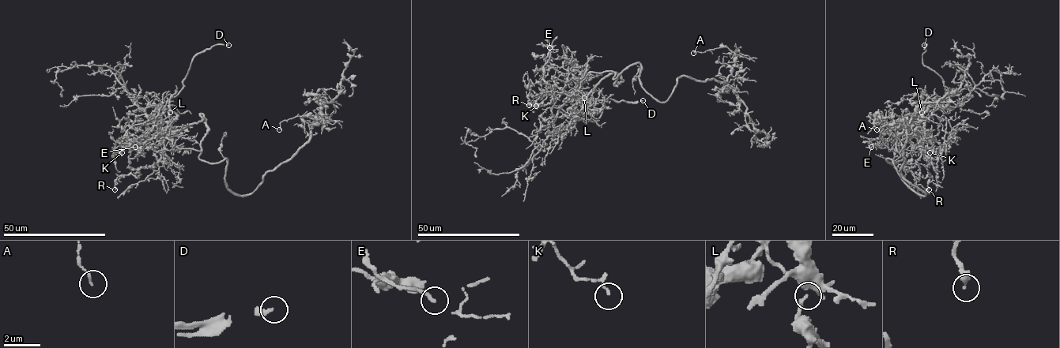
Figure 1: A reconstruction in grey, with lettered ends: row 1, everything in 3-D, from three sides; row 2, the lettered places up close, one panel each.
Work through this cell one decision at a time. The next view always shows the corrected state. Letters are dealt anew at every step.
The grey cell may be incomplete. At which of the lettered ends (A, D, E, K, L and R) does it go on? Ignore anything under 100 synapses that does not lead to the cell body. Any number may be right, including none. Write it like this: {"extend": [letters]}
{"extend": ["D"]}

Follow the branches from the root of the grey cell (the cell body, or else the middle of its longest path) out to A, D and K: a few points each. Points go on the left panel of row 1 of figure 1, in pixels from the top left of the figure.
A: (220, 162), (227, 160), (226, 186), (250, 194), (309, 140), (320, 117), (296, 116), (279, 129)
D: (220, 162), (205, 162), (200, 151), (177, 147), (159, 132), (152, 116), (181, 90), (196, 55), (228, 45)
K: (220, 162), (205, 162), (200, 151), (178, 148), (153, 124), (136, 121), (115, 143), (113, 153), (122, 152)

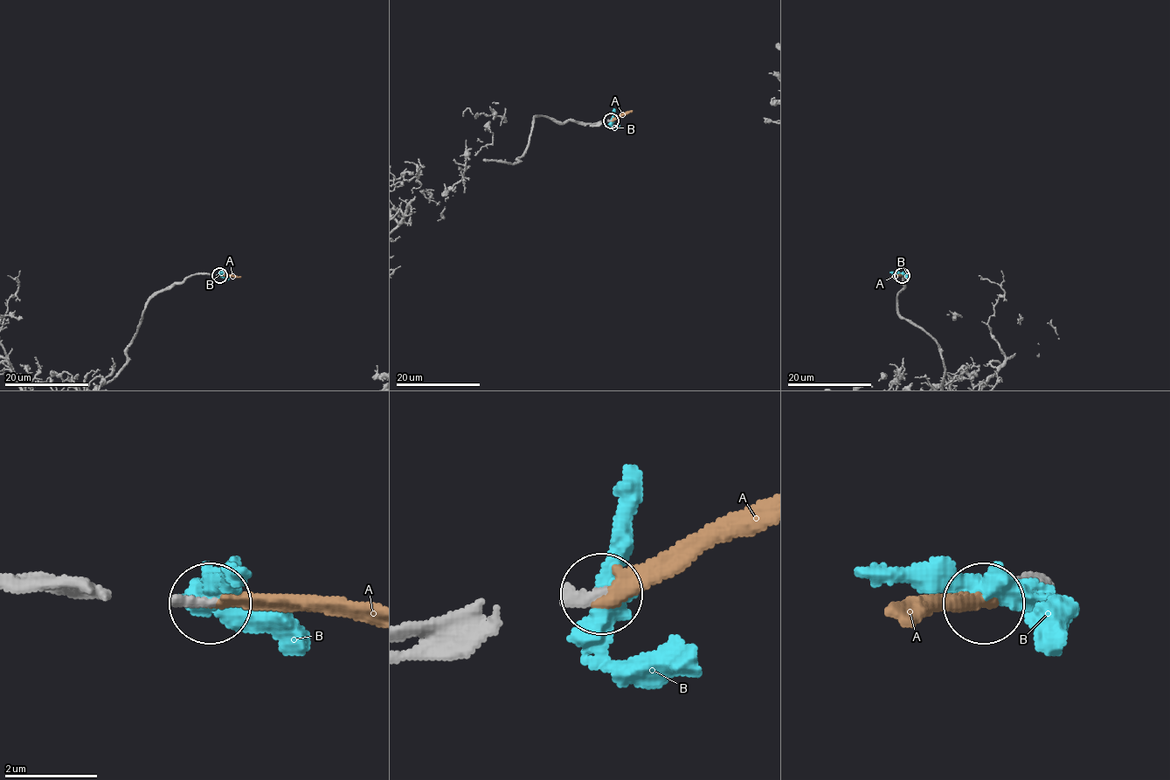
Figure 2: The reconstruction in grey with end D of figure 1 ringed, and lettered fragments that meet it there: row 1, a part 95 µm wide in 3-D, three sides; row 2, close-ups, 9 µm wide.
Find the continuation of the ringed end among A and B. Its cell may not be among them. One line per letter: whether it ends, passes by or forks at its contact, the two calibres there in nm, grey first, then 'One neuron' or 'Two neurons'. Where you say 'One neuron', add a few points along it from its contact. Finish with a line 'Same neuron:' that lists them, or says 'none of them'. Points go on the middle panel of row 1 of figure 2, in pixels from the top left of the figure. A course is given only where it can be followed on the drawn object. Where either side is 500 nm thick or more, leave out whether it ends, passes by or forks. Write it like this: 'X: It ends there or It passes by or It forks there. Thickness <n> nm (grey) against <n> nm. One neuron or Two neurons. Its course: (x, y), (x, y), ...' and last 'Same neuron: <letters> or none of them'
A: It ends there. Thickness 240 nm (grey) against 360 nm. One neuron. Its course: (611, 120), (632, 110)
B: It passes by. Thickness 240 nm (grey) against 480 nm. Two neurons
Same neuron: A

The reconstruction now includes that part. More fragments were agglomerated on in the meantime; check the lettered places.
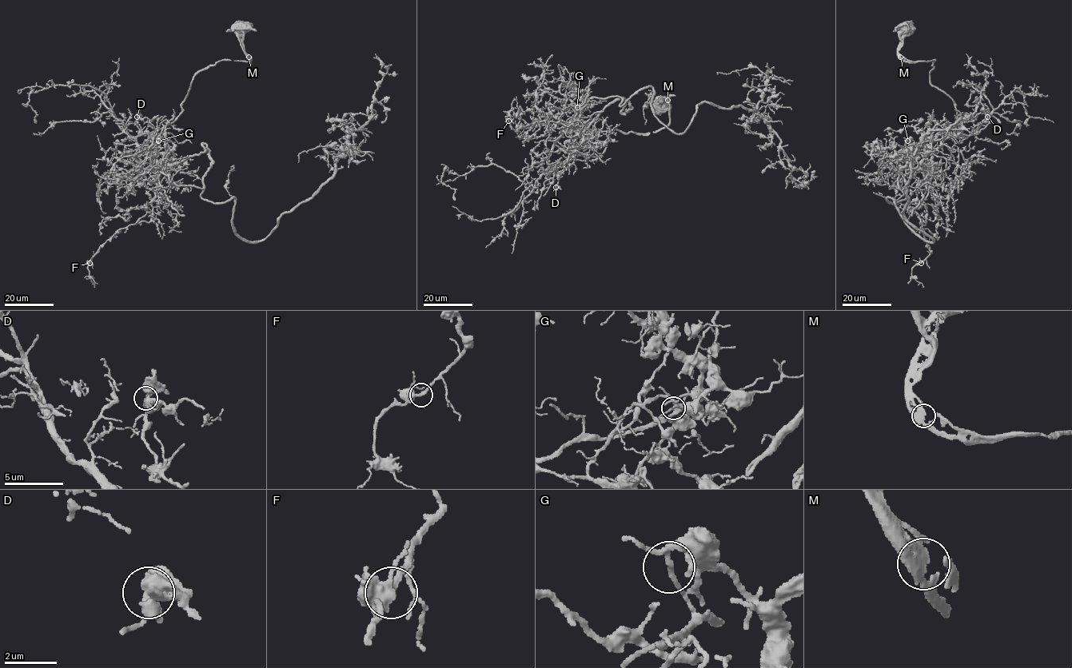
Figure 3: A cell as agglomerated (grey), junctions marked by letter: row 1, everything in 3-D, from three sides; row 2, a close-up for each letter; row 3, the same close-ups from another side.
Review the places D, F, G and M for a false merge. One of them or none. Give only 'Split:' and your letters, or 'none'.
Split: G

